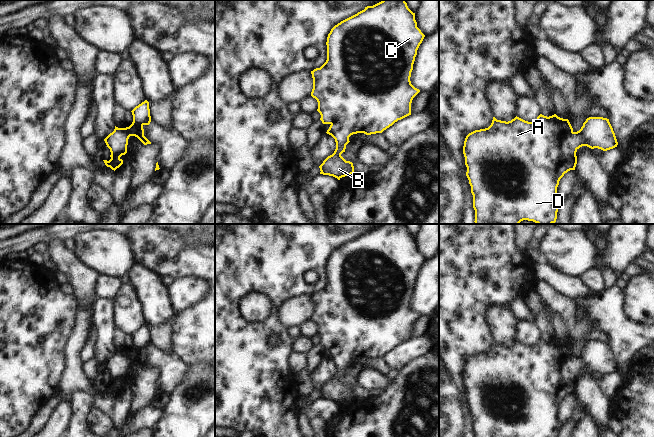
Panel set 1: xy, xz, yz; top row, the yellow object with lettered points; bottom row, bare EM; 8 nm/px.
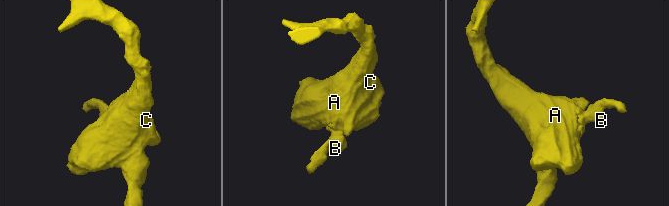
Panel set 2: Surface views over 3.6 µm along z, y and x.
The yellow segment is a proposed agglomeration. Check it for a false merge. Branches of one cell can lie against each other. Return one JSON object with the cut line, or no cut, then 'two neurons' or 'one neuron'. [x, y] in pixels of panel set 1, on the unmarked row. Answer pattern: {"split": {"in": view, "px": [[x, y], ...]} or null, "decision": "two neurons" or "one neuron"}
{"split": null, "decision": "one neuron"}

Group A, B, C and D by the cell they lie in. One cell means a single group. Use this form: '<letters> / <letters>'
A B C D

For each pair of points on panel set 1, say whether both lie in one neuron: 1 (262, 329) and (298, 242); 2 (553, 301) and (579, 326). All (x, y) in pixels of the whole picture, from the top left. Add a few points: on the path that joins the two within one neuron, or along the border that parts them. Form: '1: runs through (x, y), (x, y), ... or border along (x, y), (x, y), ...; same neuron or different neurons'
1: runs through (275, 307), (278, 292), (278, 264); same neuron
2: runs through (560, 305), (574, 319); same neuron

